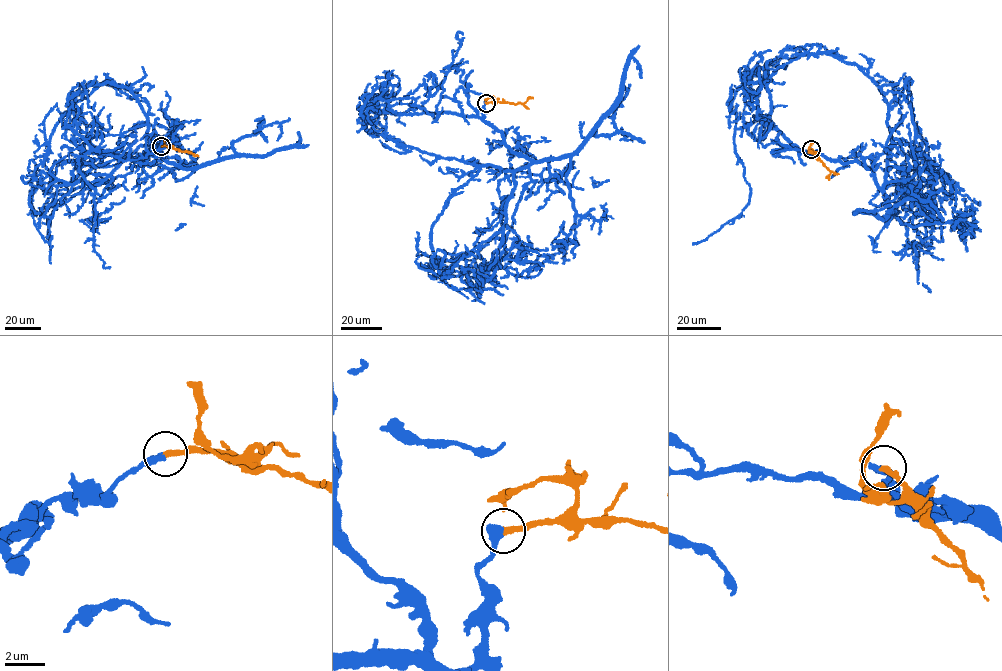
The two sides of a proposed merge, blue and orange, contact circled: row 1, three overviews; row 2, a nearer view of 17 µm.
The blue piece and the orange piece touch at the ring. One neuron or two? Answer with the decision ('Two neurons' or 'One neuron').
One neuron

